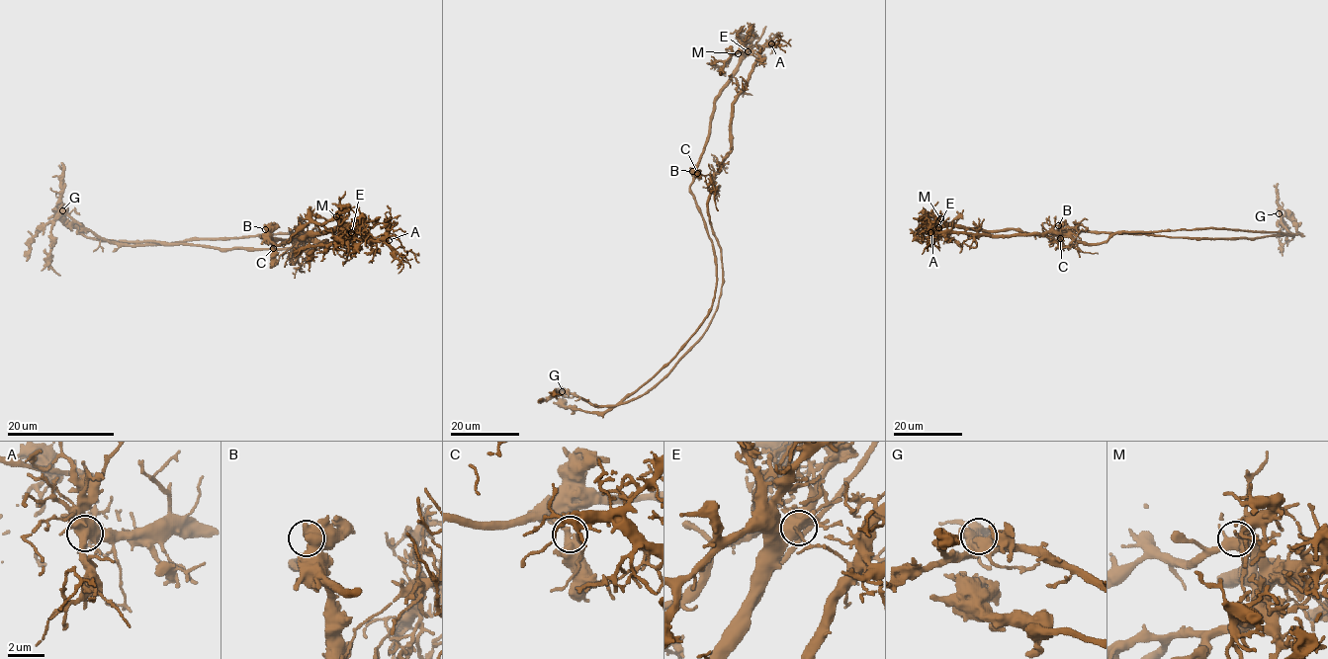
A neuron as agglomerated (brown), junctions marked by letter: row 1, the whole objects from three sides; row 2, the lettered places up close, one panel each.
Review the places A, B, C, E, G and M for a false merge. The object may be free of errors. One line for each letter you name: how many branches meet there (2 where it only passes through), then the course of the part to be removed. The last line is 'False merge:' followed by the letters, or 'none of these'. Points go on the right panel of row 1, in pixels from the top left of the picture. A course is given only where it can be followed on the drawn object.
E: Branches: 2. Course of the part to remove: (937, 227), (942, 233), (1061, 232), (1089, 244), (1122, 231), (1224, 228), (1292, 236), (1281, 216), (1283, 255)
False merge: E

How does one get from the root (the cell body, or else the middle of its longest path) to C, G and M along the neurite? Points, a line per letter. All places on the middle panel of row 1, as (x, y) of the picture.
C: (722, 271), (721, 248), (707, 212), (712, 176), (697, 173)
G: (722, 271), (719, 305), (707, 329), (676, 365), (644, 393), (616, 405), (593, 406), (562, 391)
M: (722, 271), (707, 197), (713, 175), (732, 149), (732, 103), (756, 59), (747, 51), (738, 53)

